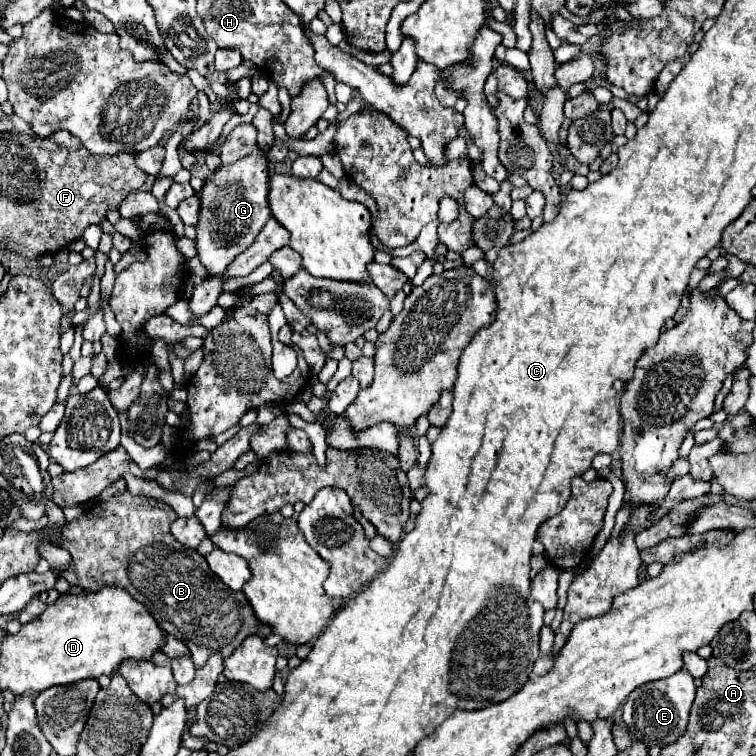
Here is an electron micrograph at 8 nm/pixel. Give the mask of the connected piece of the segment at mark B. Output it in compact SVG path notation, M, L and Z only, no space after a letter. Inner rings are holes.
M124 493L108 501L98 501L94 507L84 511L76 521L64 527L60 547L66 547L72 553L74 565L68 571L64 571L62 577L66 577L70 585L78 585L84 591L98 591L100 587L106 585L130 591L130 595L136 601L146 605L146 609L152 613L160 629L184 641L184 645L192 653L194 665L202 667L212 653L222 653L224 657L228 657L248 635L268 637L272 635L272 629L268 629L268 625L256 619L242 591L230 591L228 587L224 587L220 577L216 577L210 571L206 559L198 551L180 547L180 543L172 539L170 525L176 517L178 515L170 505L156 499L148 499L146 495L134 497L130 493Z

